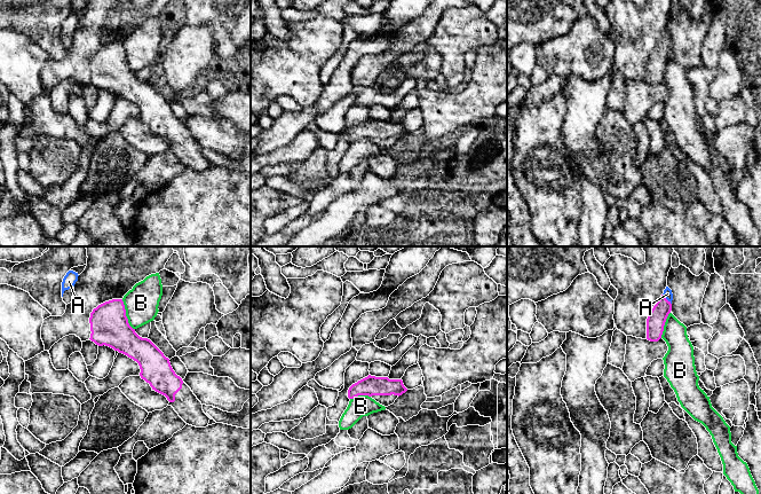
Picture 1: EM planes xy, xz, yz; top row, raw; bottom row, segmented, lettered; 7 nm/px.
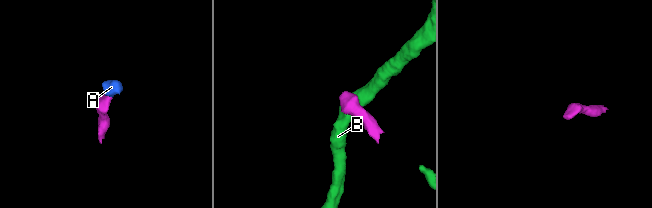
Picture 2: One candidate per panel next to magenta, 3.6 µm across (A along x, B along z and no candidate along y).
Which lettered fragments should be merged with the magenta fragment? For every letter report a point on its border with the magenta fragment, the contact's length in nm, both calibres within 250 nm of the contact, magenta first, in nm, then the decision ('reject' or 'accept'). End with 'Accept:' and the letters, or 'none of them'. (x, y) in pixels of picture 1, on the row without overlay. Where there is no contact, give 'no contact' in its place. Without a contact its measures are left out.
A: yz (666, 42) | 100 nm | 130/70 nm | accept
B: xy (125, 57) | 240 nm | 280/240 nm | reject
Accept: A

